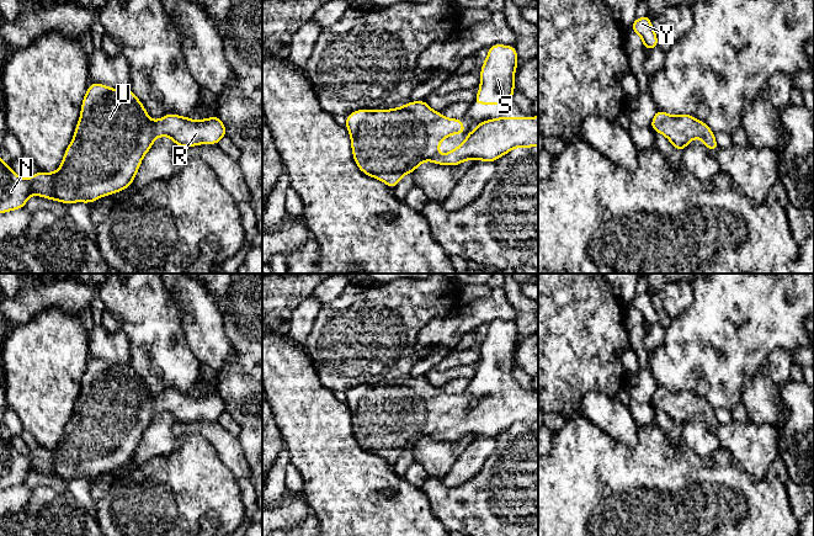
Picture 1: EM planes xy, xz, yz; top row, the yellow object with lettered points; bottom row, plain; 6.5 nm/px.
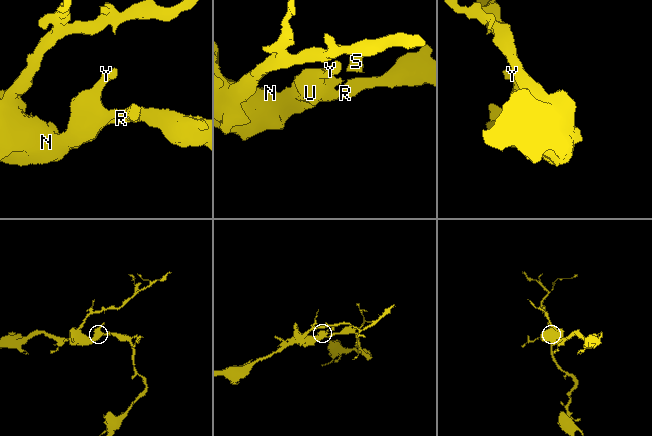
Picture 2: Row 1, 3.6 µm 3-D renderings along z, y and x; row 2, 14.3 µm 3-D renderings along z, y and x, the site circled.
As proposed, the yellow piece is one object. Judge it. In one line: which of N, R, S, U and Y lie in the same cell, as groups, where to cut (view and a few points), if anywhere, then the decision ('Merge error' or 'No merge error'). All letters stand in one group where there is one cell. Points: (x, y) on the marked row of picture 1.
Groups: N R S U Y. No split. No merge error

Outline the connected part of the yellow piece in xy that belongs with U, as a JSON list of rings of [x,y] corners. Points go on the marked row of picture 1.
[[[91,83],[81,102],[80,118],[68,145],[60,168],[54,173],[34,173],[28,180],[18,176],[0,158],[0,213],[25,208],[31,195],[64,205],[91,203],[103,196],[131,187],[144,155],[158,137],[166,136],[180,148],[218,144],[227,137],[227,127],[216,115],[195,122],[191,116],[166,113],[158,121],[149,118],[144,105],[127,89],[111,89]]]

